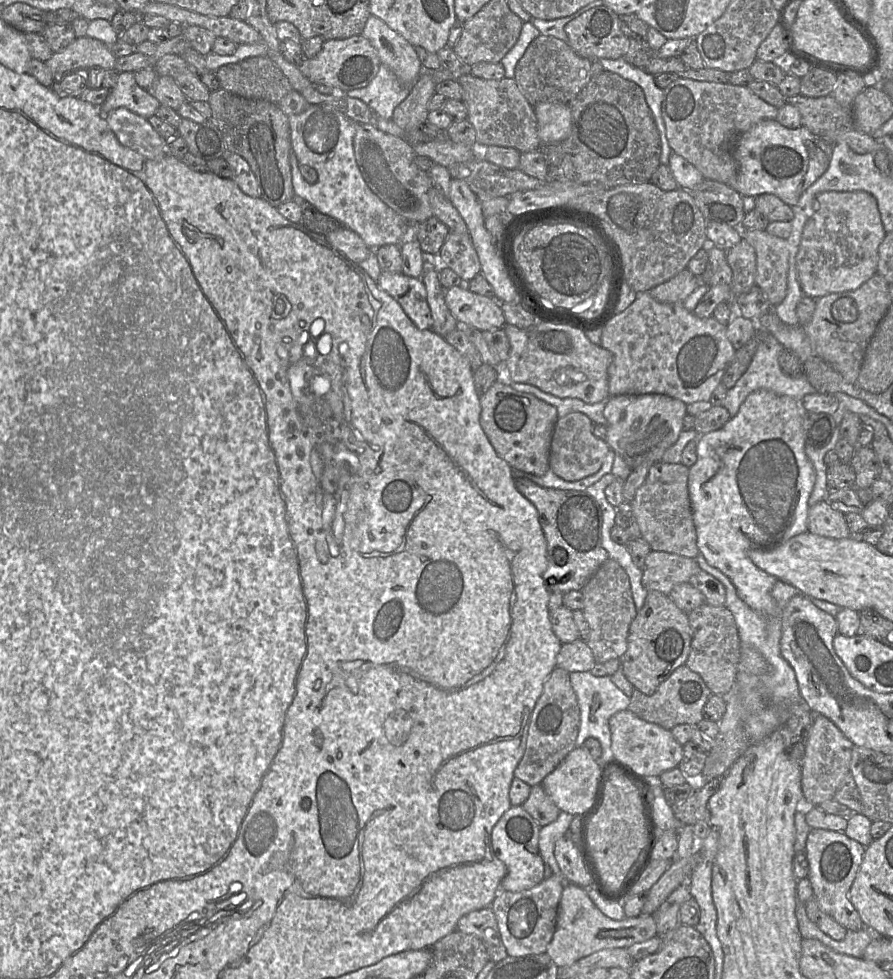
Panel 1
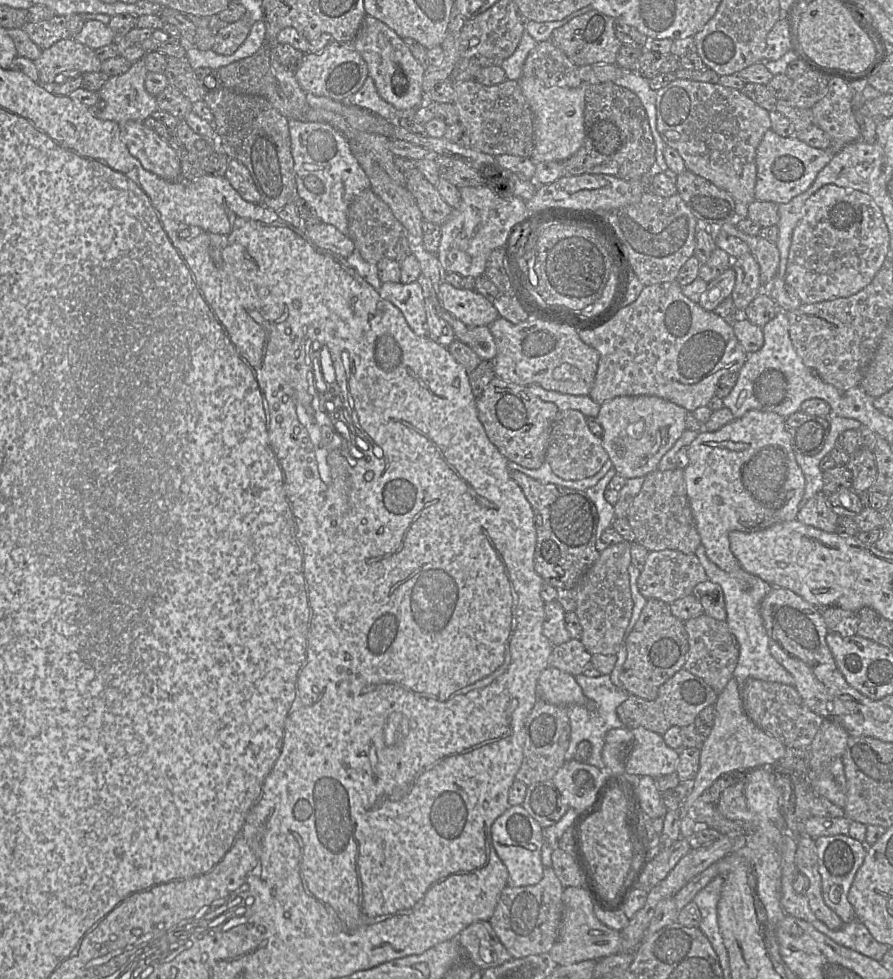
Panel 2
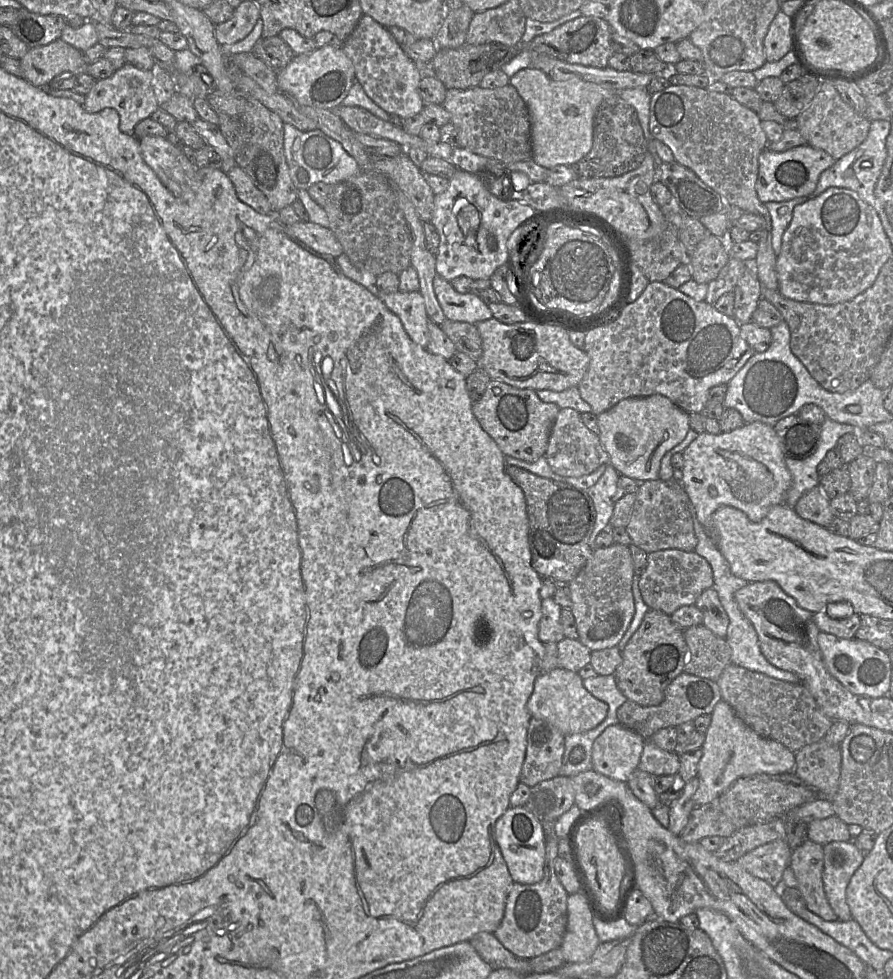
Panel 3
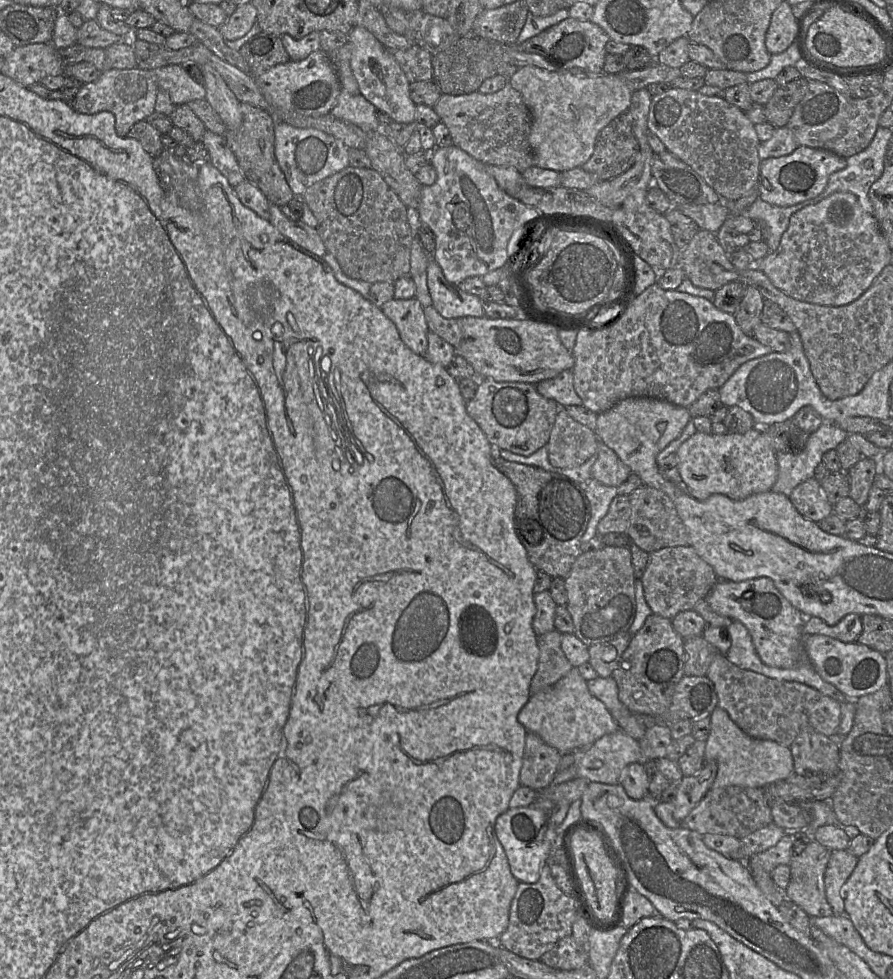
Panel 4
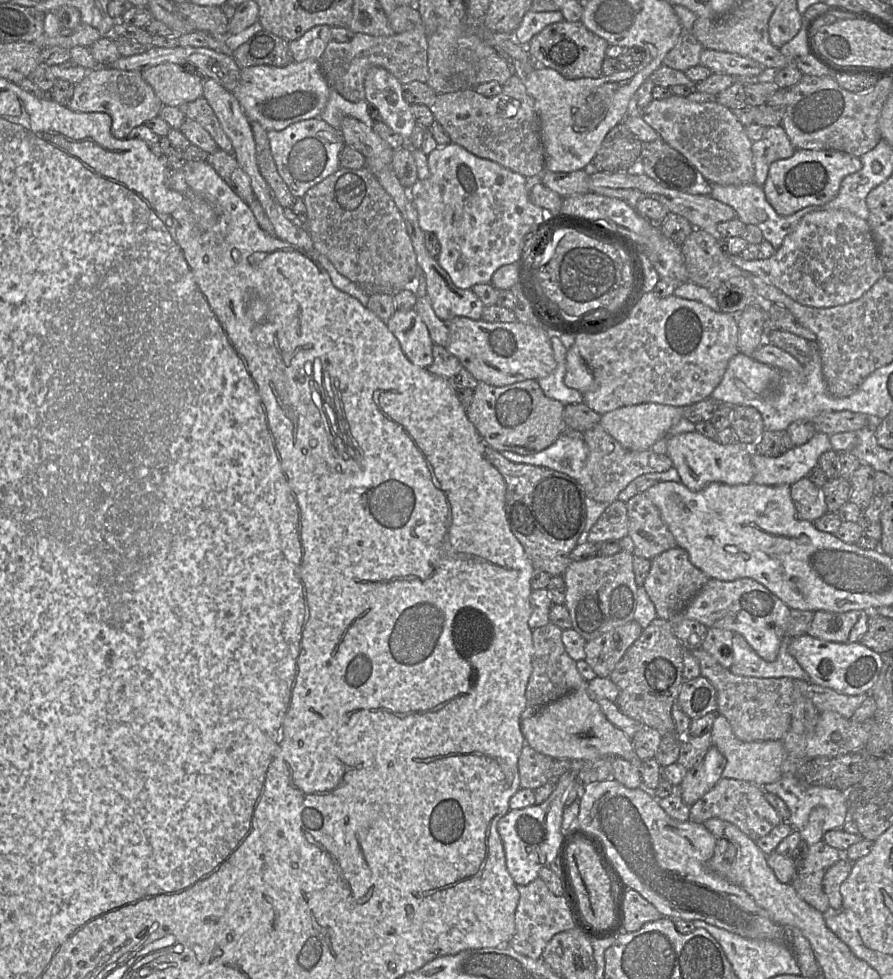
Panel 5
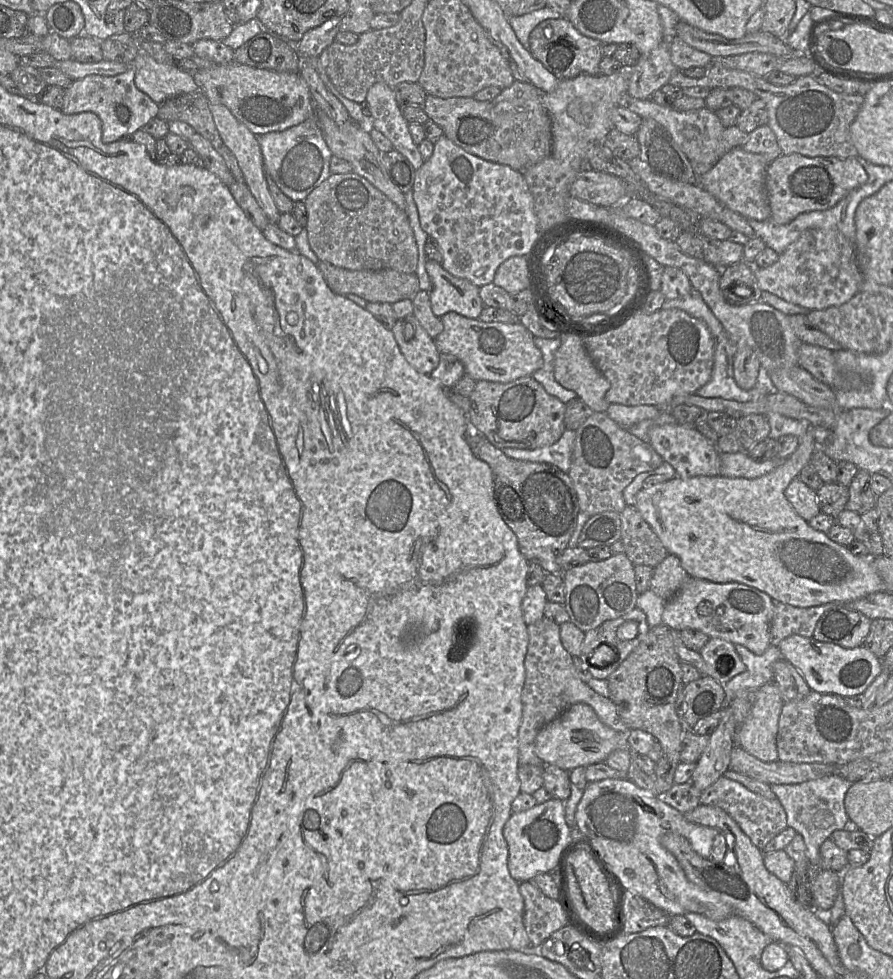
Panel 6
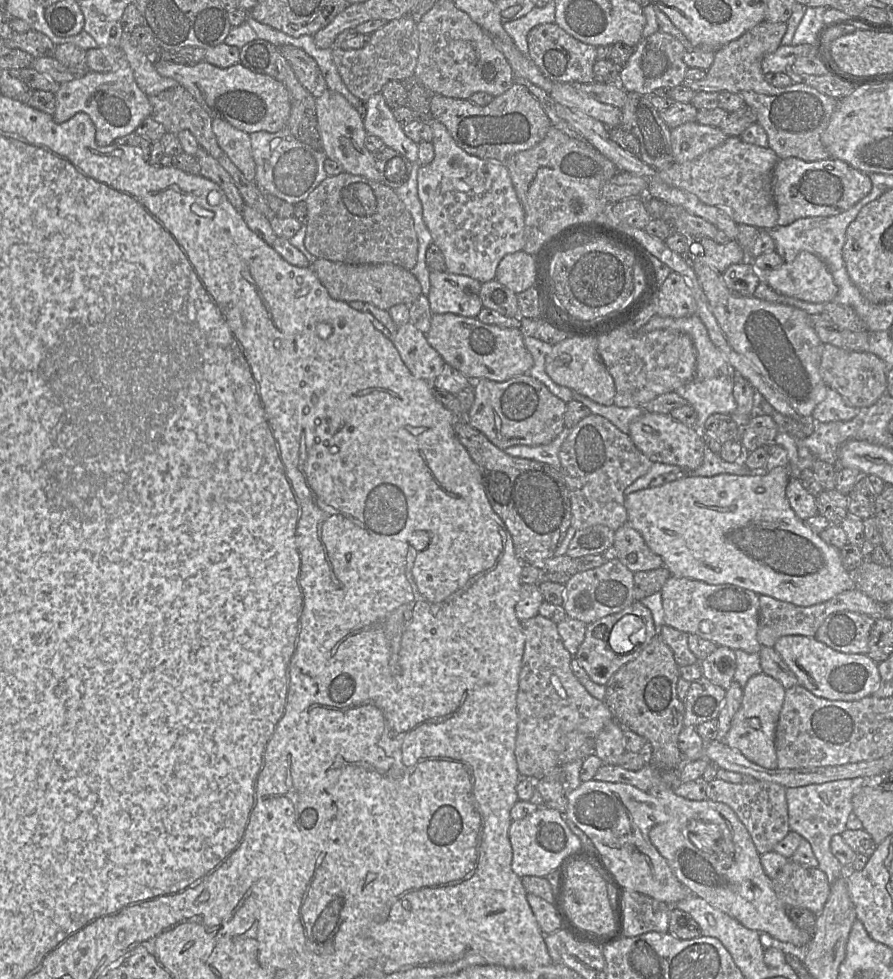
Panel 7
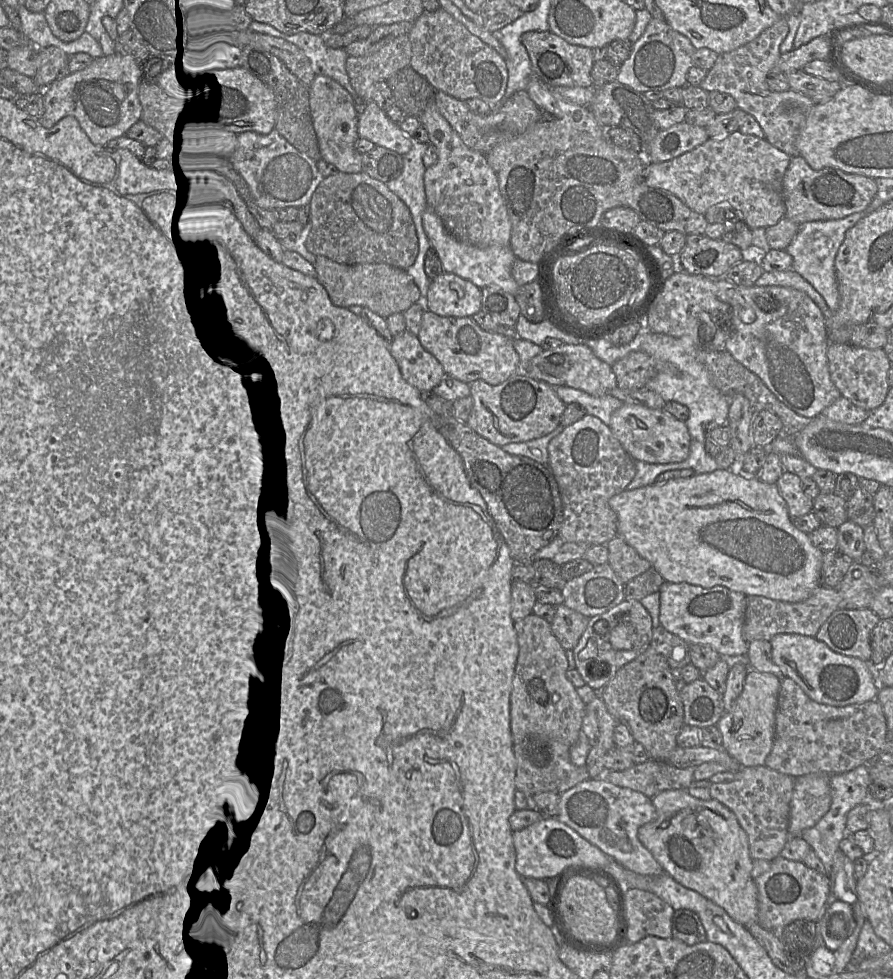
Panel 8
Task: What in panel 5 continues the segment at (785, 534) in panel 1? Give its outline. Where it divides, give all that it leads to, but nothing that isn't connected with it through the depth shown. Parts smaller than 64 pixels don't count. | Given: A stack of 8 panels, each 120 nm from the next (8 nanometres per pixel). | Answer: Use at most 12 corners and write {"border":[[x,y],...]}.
{"border":[[698,431],[670,436],[681,483],[749,484],[752,446]]}

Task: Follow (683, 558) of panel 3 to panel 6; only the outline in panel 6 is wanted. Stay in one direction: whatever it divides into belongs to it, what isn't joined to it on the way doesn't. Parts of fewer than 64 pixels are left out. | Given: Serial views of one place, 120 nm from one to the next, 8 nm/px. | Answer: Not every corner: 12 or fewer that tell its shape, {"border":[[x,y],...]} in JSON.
{"border":[[669,554],[653,568],[649,589],[667,601],[688,578]]}

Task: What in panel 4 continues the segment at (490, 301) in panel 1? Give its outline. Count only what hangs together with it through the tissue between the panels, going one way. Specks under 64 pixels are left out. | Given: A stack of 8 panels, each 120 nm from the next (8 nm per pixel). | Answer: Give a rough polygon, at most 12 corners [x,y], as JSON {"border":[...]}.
{"border":[[430,259],[432,305],[446,319],[484,317],[484,301],[449,283]]}

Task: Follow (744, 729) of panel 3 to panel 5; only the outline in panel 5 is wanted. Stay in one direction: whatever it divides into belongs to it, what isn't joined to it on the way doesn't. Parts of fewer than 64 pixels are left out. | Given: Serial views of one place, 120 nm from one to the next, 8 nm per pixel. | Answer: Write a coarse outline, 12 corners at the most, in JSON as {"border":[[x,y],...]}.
{"border":[[717,714],[722,778],[763,787],[784,776],[780,740],[741,741]]}

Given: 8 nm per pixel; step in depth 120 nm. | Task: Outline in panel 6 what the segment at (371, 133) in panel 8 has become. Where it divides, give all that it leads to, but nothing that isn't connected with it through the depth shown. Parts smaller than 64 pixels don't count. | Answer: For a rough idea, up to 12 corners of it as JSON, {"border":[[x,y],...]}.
{"border":[[392,87],[366,96],[368,129],[390,140],[417,171],[425,160]]}

